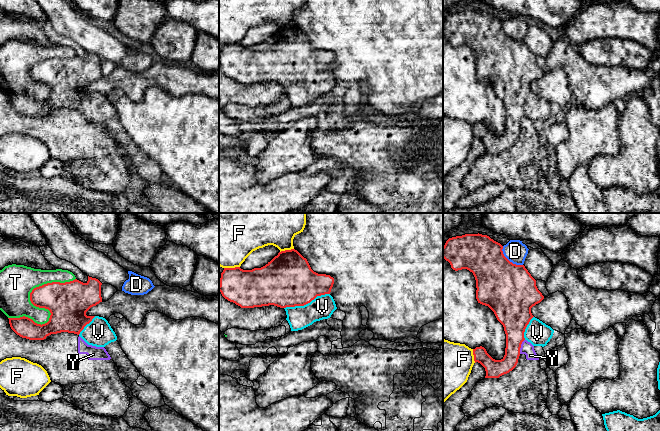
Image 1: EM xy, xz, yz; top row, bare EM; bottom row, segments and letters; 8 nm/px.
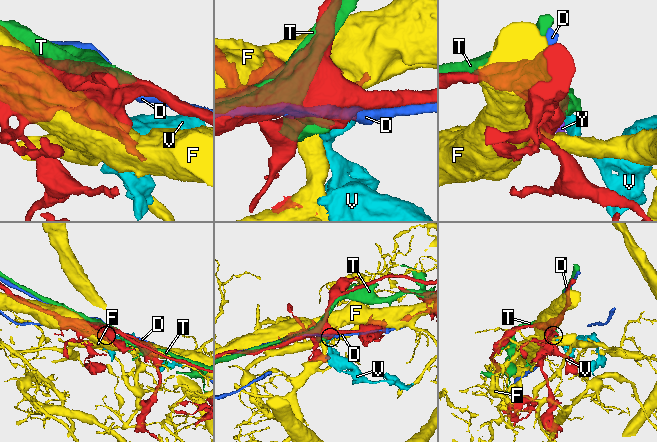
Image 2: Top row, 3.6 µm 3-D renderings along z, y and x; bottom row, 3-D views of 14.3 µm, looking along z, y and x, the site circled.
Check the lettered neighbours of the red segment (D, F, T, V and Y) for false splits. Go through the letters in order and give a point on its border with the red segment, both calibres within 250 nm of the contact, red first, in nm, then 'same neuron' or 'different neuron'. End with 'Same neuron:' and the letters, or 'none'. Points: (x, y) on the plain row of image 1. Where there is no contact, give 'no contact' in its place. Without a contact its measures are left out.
D: yz (508, 36) | 420/180 nm | different neuron
F: xz (286, 26) | 420/190 nm | different neuron
T: xy (37, 82) | 320/280 nm | different neuron
V: xz (306, 79) | 420/190 nm | same neuron
Y: yz (520, 122) | 240/100 nm | different neuron
Same neuron: V

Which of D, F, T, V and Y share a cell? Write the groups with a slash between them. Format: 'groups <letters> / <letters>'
groups D / F / T / V / Y

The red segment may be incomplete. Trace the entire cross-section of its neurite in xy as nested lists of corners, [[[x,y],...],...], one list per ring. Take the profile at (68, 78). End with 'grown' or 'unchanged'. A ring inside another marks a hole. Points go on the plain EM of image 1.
[[[88,52],[86,59],[75,55],[36,63],[30,69],[30,77],[50,87],[49,97],[41,101],[25,92],[8,94],[10,103],[29,116],[44,116],[51,110],[68,108],[79,111],[88,121],[105,123],[117,116],[115,108],[105,94],[86,91],[91,83],[102,78],[101,61],[98,55]]] | grown

